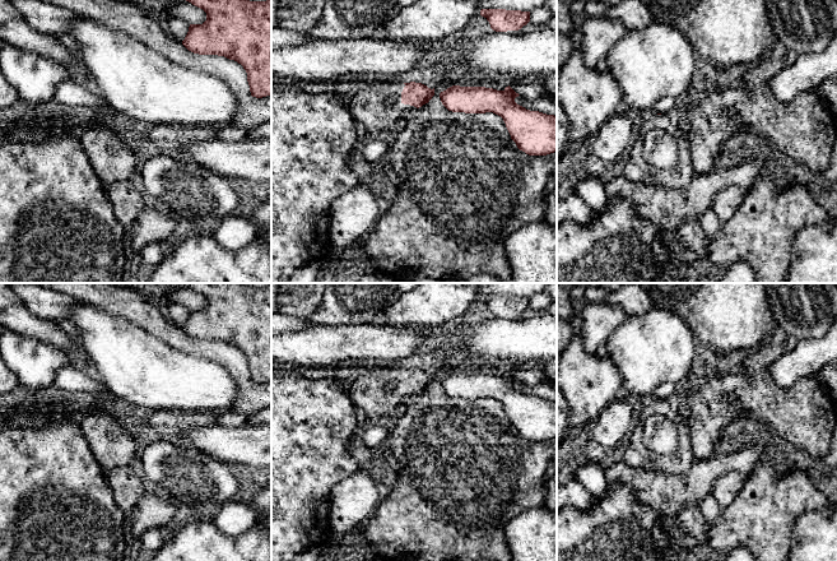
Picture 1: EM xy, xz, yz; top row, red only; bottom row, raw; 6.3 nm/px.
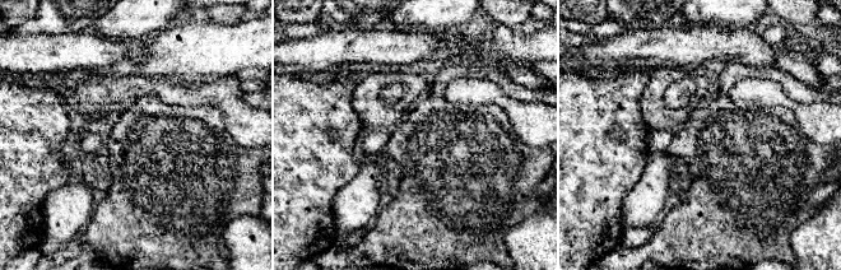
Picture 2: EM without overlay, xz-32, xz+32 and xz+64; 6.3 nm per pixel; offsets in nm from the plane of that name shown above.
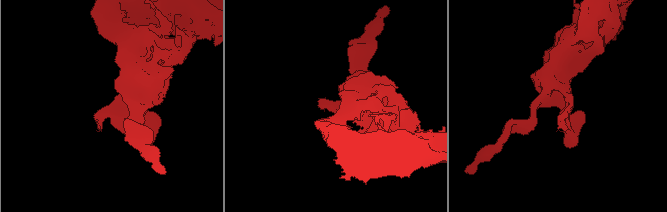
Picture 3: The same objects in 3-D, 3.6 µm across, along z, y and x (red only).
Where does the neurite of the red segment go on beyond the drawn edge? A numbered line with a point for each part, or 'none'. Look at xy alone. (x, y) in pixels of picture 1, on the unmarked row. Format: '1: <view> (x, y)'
none

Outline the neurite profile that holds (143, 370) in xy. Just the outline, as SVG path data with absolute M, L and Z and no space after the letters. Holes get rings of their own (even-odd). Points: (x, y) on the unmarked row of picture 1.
M80 302L70 320L80 332L82 349L97 370L106 390L132 405L155 411L213 413L237 409L241 389L223 366L177 351L134 323Z

